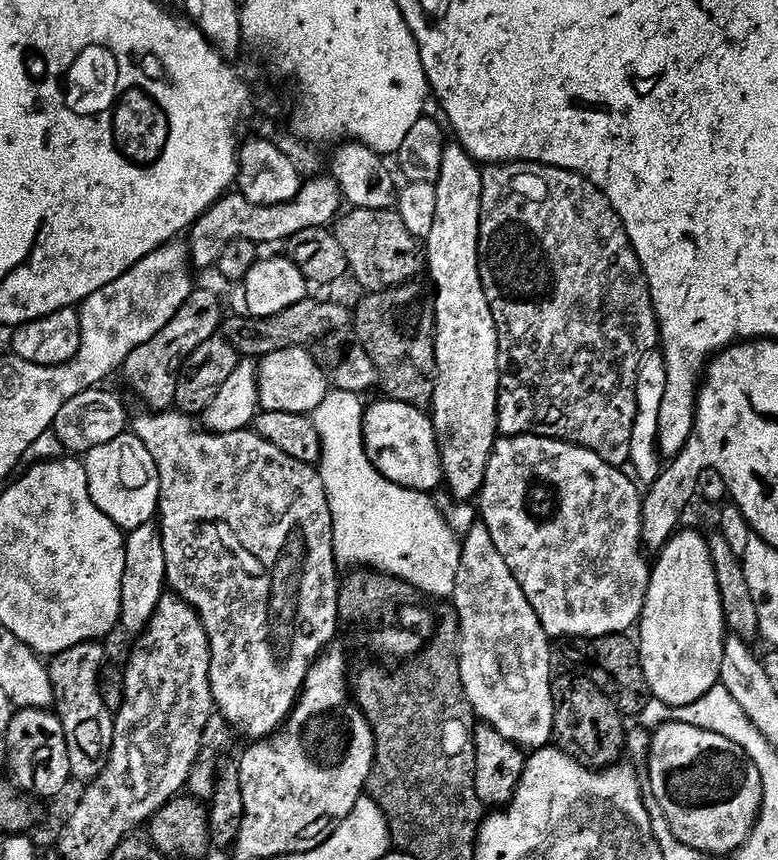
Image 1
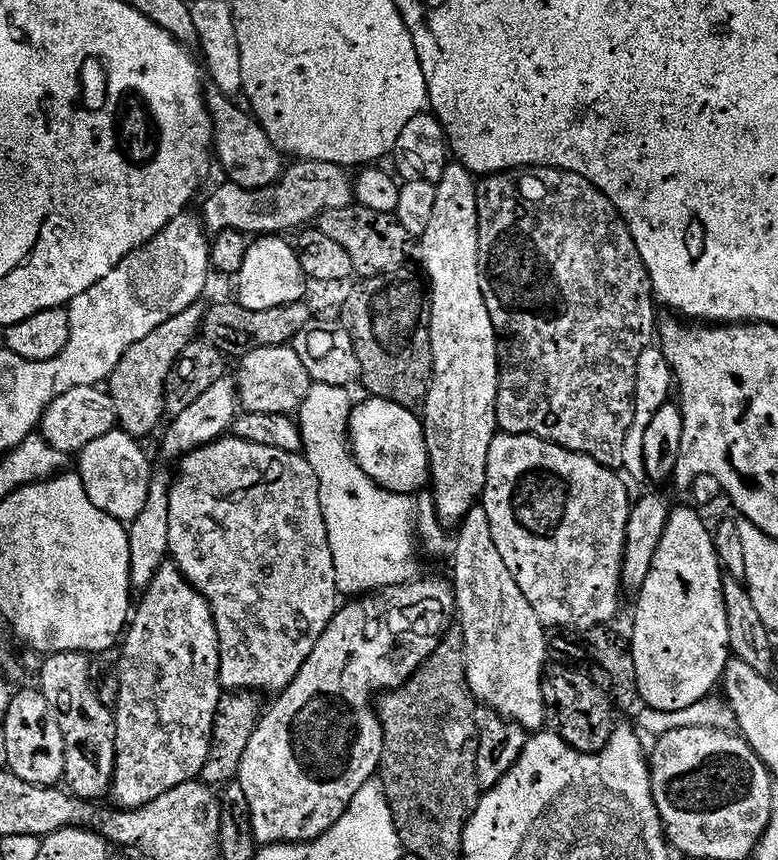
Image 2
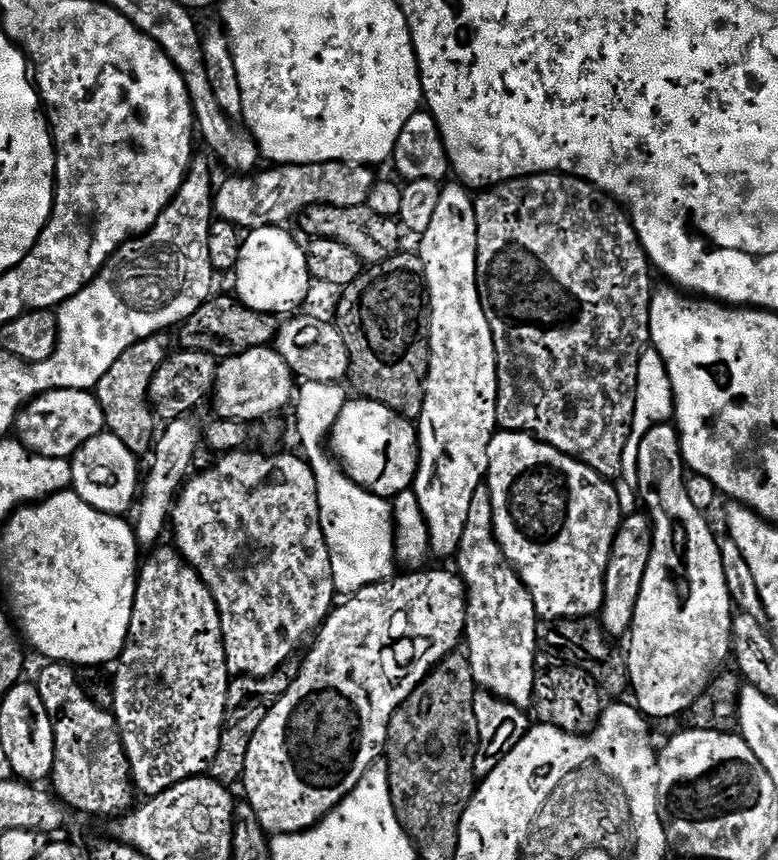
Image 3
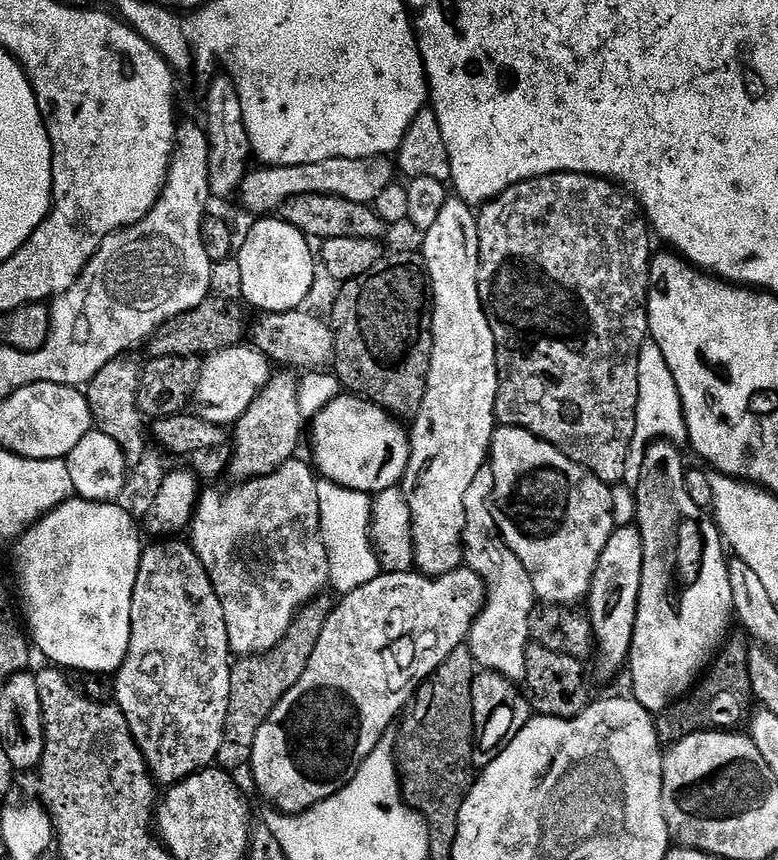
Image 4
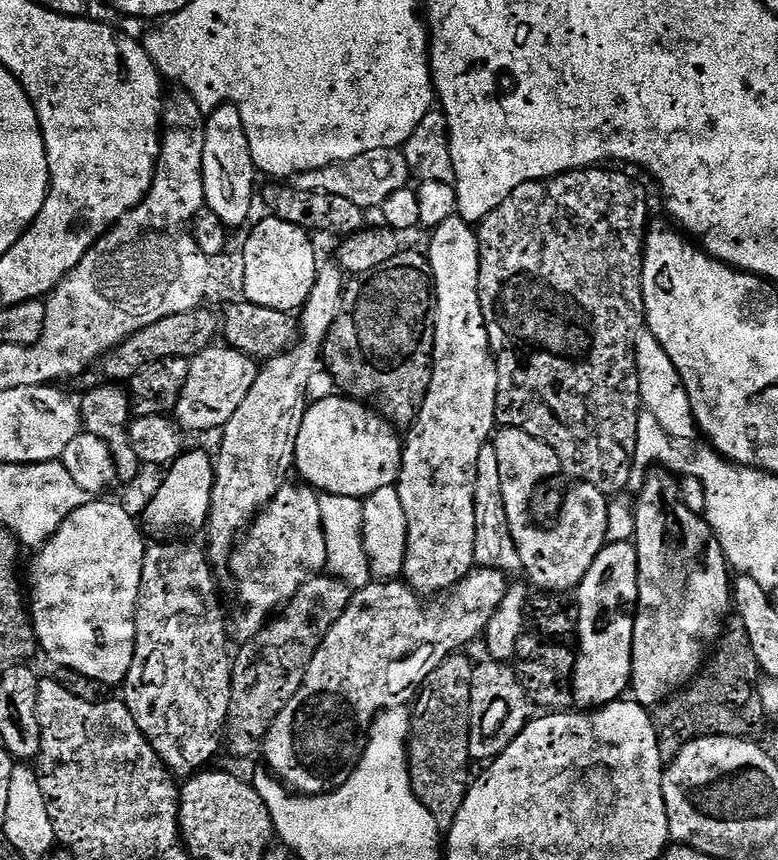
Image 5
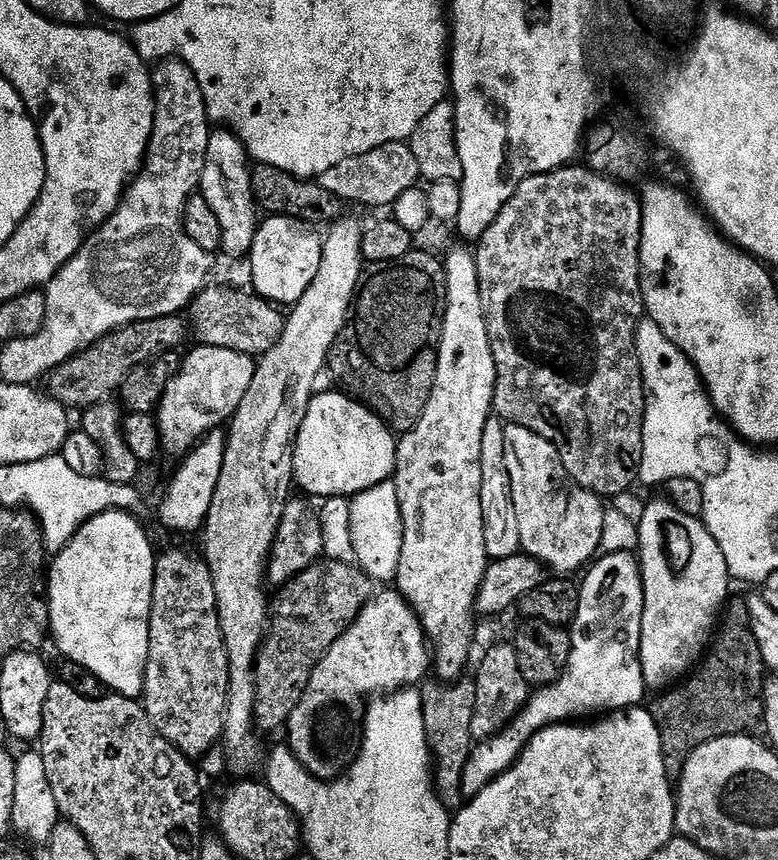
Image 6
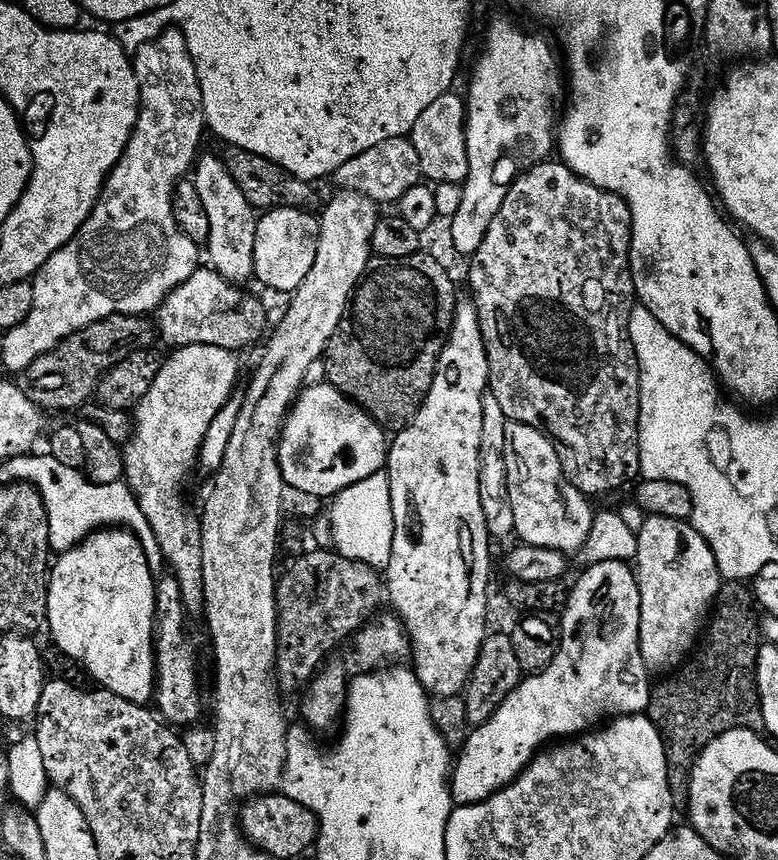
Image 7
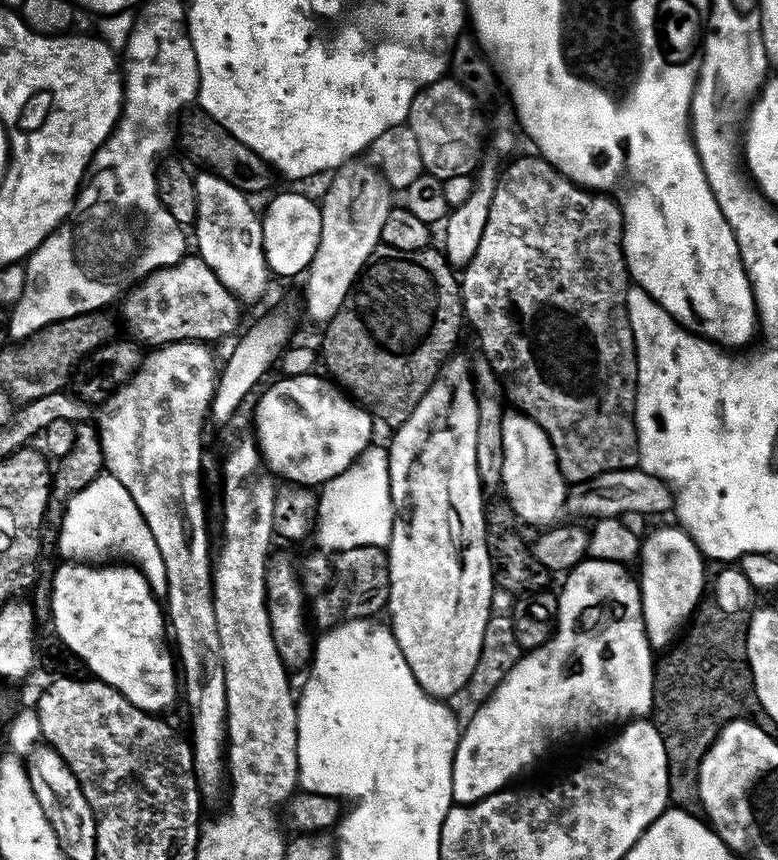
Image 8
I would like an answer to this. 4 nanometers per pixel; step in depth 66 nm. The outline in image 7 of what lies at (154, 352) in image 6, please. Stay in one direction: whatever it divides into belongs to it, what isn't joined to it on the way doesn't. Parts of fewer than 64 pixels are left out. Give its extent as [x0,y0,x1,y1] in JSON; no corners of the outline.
[16,316,158,412]

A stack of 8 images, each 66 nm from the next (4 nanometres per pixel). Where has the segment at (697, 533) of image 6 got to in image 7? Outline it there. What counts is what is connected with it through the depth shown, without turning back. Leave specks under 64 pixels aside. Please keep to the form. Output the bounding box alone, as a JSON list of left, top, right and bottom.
[634,516,722,674]

